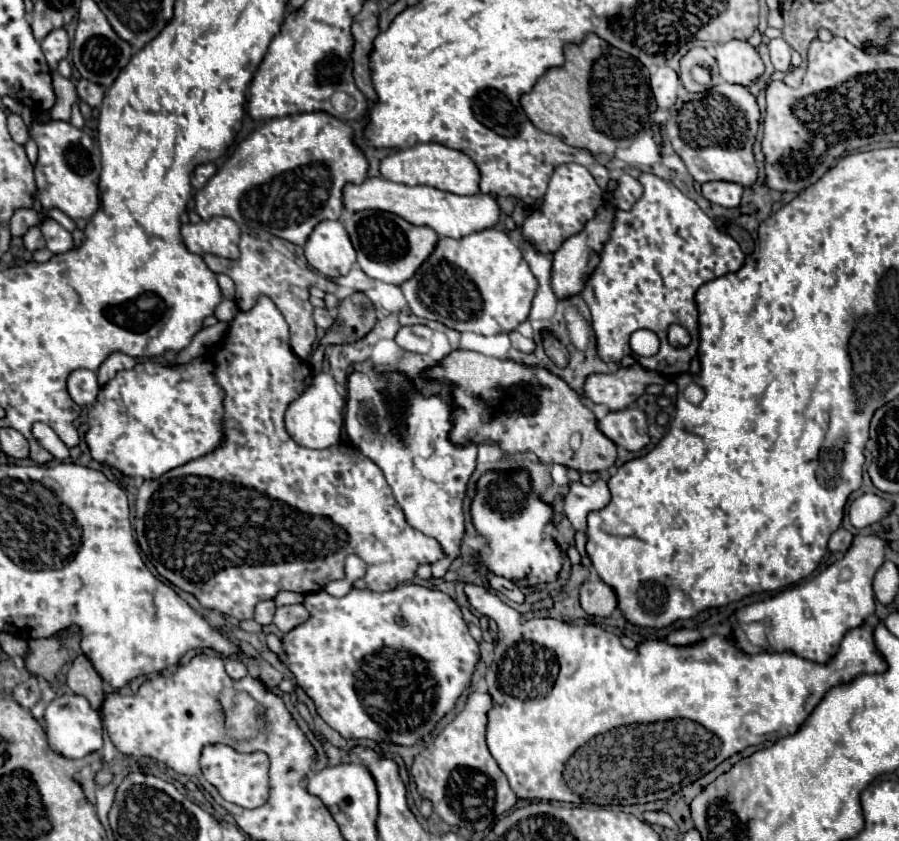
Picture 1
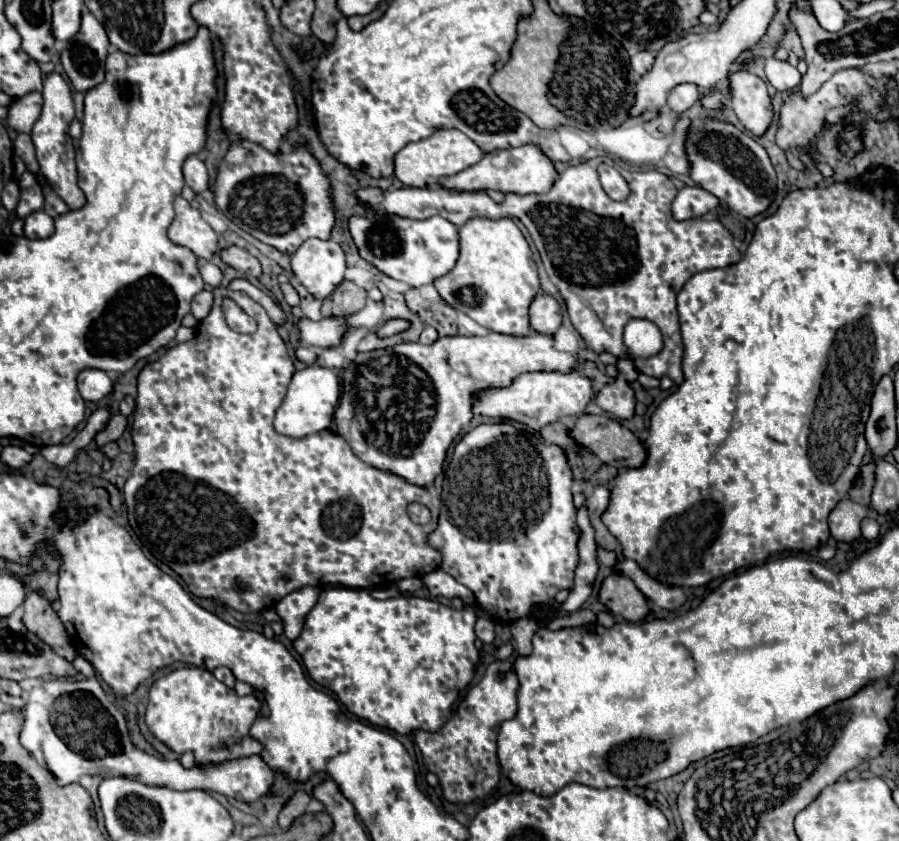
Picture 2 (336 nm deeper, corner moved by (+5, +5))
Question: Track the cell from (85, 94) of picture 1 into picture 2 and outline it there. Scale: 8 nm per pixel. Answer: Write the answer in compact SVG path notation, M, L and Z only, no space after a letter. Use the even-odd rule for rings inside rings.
M30 92L22 100L14 100L10 104L10 116L8 116L10 128L18 132L30 132L30 128L34 126L34 122L42 112L42 102L44 102L42 92Z

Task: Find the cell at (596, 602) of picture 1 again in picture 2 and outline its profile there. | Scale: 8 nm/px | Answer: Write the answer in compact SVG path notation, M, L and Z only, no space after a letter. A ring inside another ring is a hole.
M618 572L604 578L598 598L606 610L622 616L628 622L638 622L648 614L648 602L642 592L634 588L634 582L628 576L622 576Z

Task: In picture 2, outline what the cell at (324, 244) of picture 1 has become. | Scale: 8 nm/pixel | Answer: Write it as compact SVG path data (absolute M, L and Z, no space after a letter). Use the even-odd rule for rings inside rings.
M310 238L290 256L290 260L296 278L316 298L326 298L344 280L346 256L334 240Z

